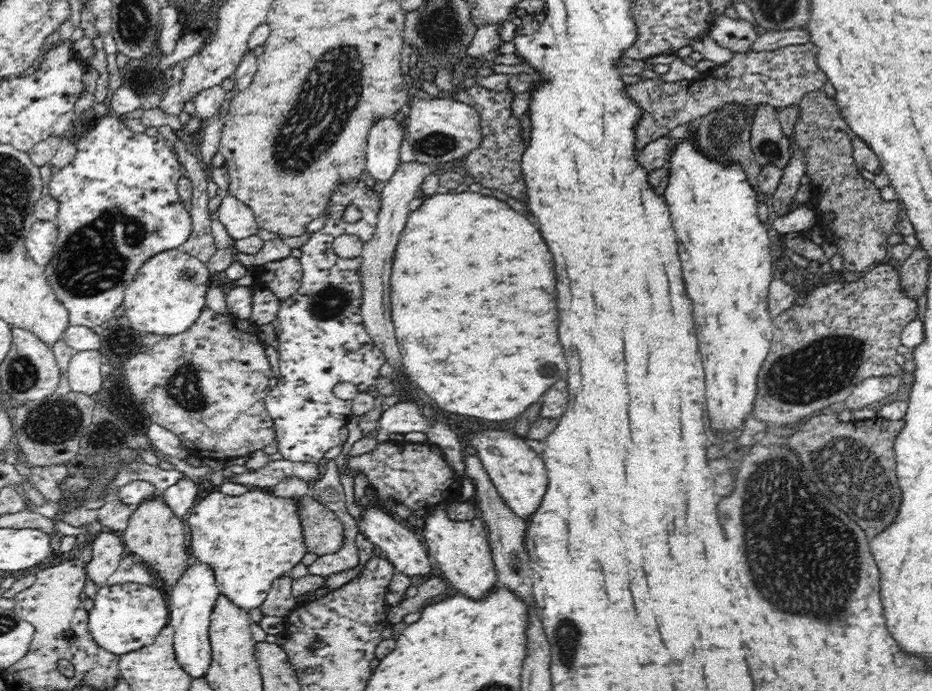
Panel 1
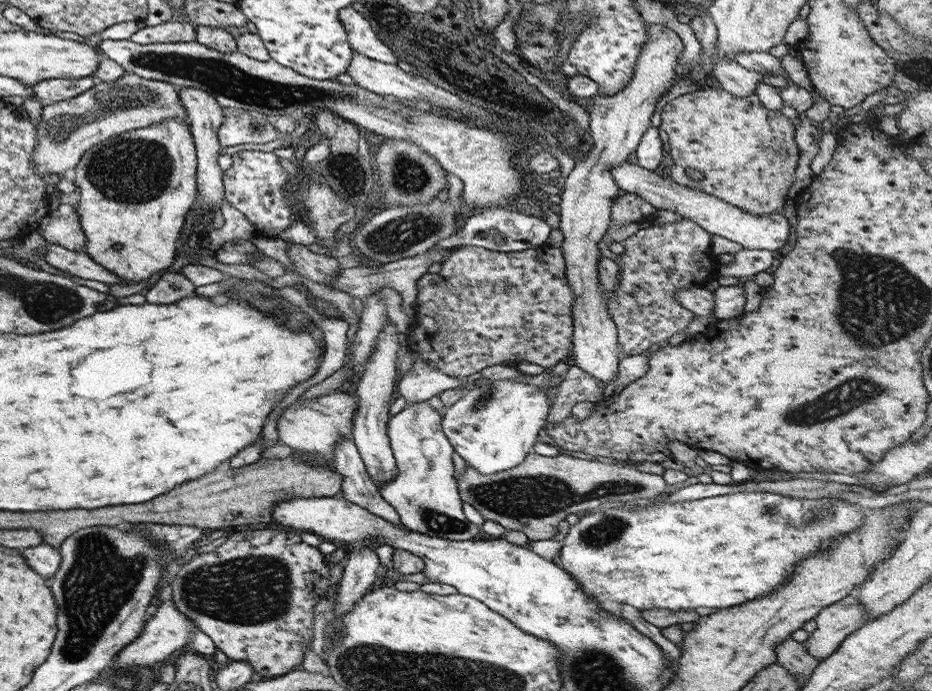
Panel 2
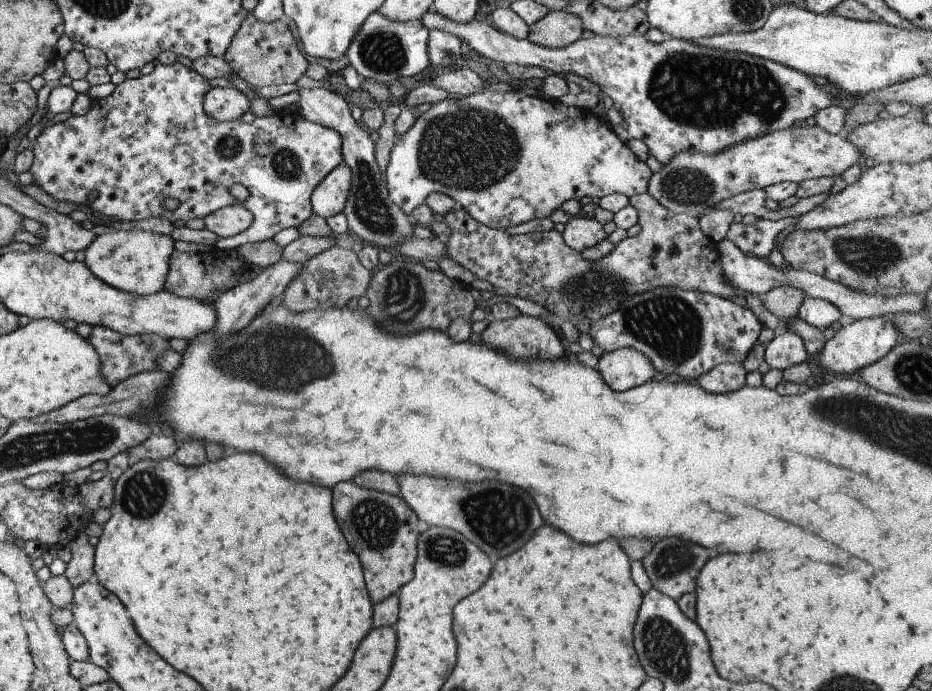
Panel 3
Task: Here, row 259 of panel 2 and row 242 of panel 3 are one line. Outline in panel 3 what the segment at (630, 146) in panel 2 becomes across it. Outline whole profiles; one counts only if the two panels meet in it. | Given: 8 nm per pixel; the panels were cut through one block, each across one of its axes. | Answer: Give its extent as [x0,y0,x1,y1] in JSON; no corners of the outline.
[561,215,606,253]

